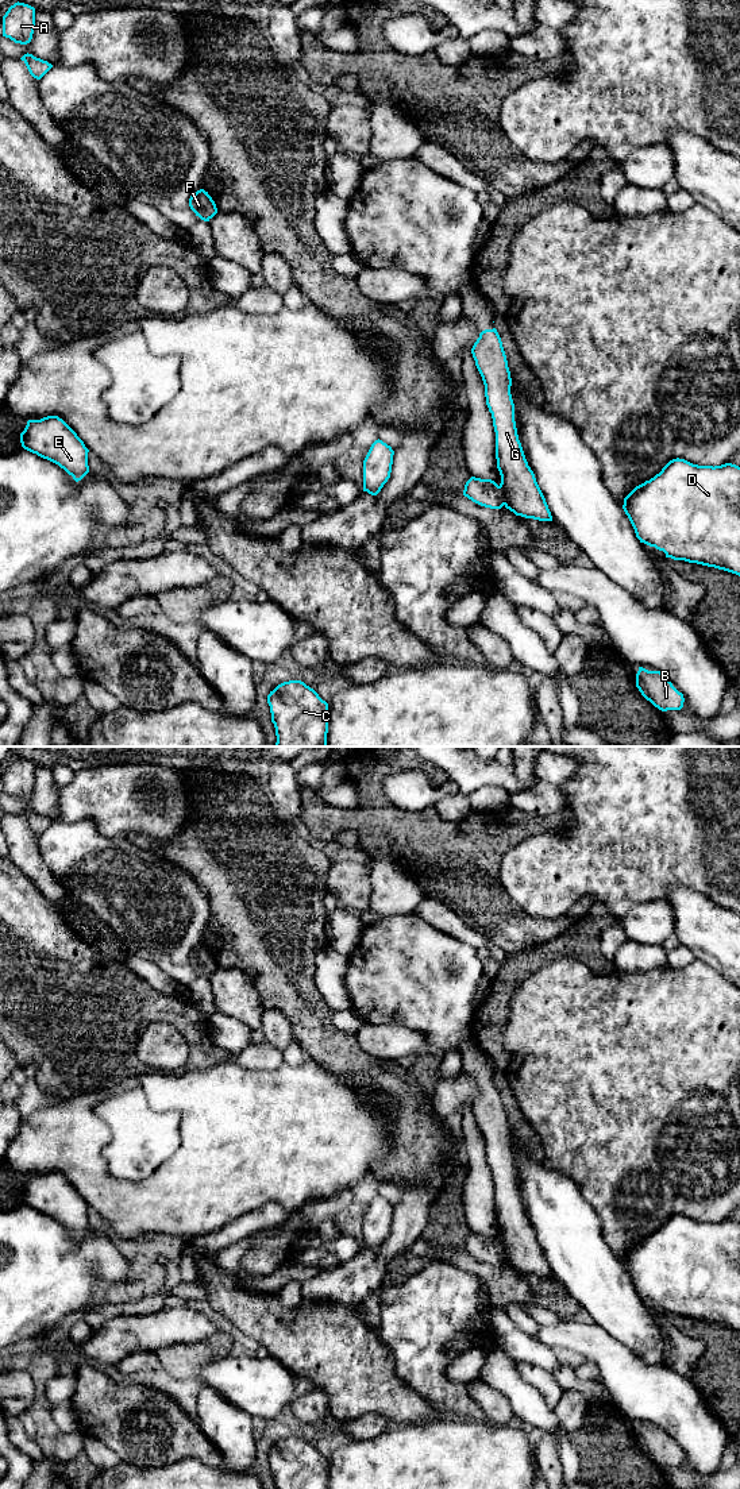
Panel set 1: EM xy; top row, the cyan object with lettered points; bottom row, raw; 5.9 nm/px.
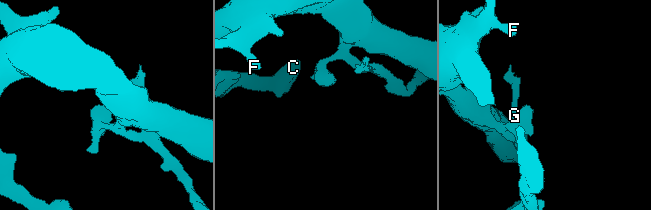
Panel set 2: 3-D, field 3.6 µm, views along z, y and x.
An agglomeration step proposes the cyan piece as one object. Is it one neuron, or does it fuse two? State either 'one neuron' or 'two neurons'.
two neurons

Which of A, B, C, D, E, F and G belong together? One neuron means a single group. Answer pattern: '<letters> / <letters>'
A C D E F / B G

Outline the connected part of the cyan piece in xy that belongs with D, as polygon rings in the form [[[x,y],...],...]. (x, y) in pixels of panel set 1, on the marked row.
[[[672,459],[670,460],[659,474],[656,474],[650,481],[636,486],[625,498],[623,509],[628,516],[636,537],[640,543],[644,543],[650,547],[655,547],[659,551],[666,553],[666,558],[671,558],[674,560],[685,560],[689,563],[697,563],[708,567],[714,567],[718,570],[724,570],[740,576],[740,467],[732,463],[725,463],[721,466],[698,466],[693,464],[685,459]]]

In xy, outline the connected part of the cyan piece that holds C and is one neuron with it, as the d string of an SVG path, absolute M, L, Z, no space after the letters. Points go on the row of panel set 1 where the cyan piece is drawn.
M301 680L278 684L267 695L275 747L327 747L328 703Z

